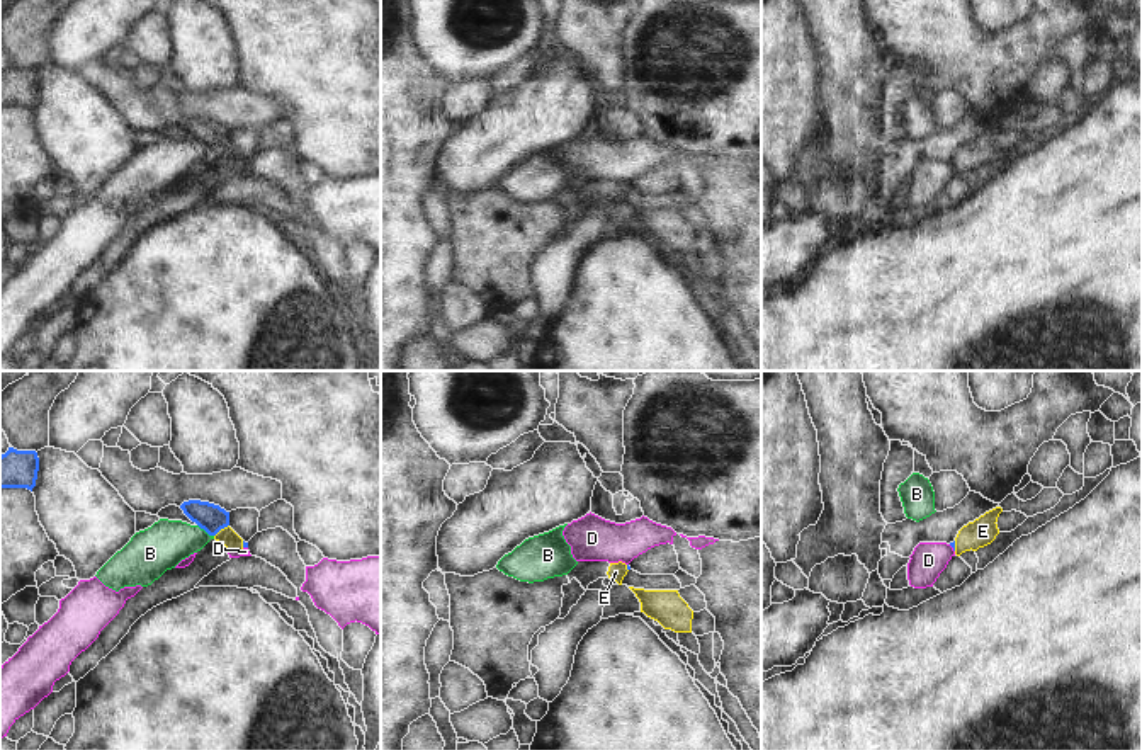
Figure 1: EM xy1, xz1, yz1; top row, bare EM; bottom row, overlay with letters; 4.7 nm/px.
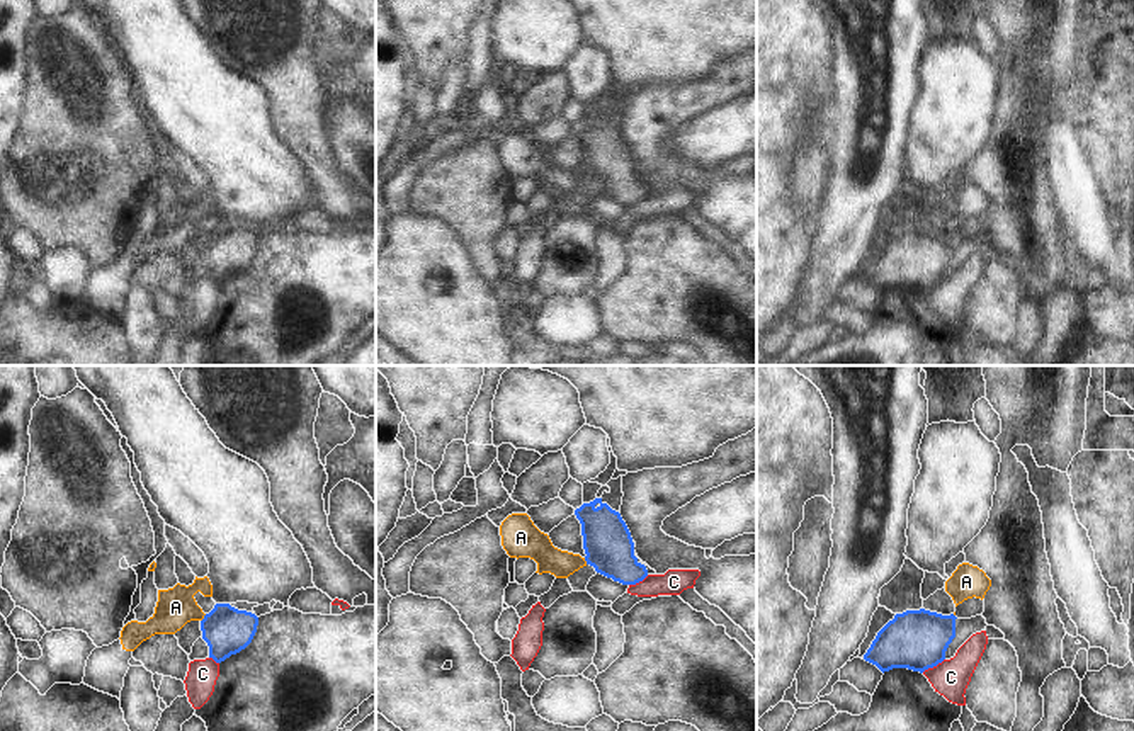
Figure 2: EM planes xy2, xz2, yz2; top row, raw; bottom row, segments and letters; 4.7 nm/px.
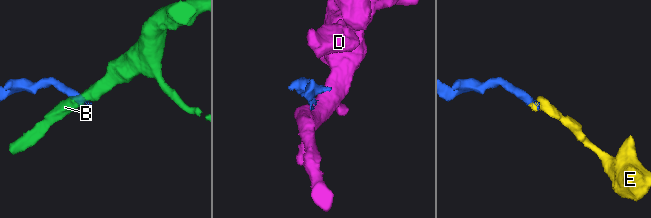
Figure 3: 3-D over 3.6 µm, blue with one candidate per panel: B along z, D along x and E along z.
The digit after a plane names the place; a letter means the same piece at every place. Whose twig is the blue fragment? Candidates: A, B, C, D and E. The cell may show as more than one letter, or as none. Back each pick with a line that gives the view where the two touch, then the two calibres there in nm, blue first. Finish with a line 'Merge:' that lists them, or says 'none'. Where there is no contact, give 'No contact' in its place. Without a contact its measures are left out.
E: Touches blue in xy1. Thickness 130 nm (blue) against 80 nm
Merge: E

